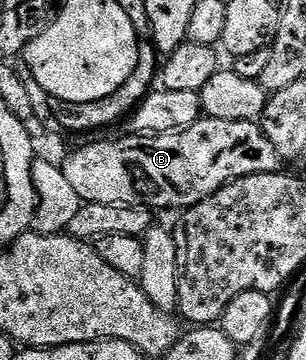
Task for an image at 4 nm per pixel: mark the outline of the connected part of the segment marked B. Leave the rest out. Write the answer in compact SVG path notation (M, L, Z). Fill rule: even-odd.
M203 117L188 129L175 131L173 135L131 134L129 138L118 139L115 143L94 143L68 156L66 163L61 164L62 172L68 177L68 185L76 189L83 203L112 207L141 205L146 209L159 207L162 211L178 213L185 208L195 207L237 179L277 172L281 168L278 166L284 163L257 122L220 121Z

